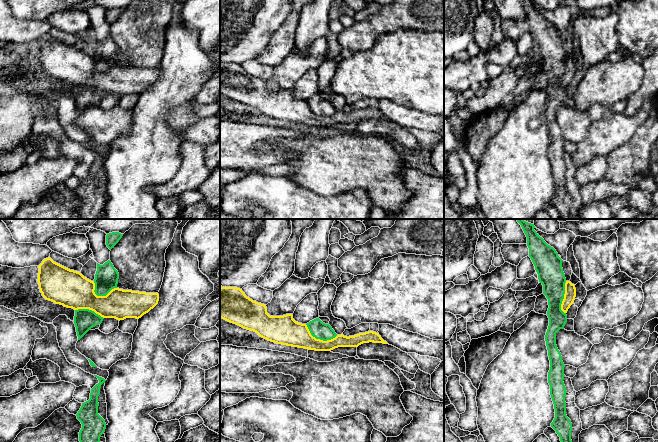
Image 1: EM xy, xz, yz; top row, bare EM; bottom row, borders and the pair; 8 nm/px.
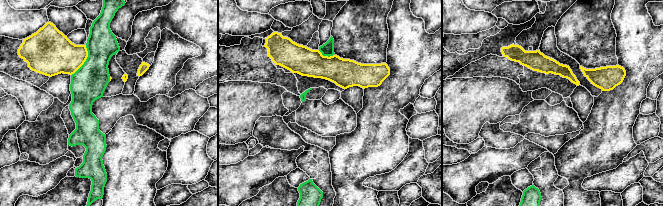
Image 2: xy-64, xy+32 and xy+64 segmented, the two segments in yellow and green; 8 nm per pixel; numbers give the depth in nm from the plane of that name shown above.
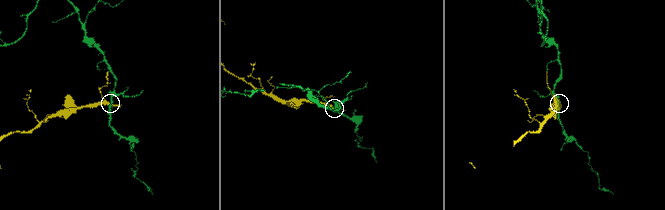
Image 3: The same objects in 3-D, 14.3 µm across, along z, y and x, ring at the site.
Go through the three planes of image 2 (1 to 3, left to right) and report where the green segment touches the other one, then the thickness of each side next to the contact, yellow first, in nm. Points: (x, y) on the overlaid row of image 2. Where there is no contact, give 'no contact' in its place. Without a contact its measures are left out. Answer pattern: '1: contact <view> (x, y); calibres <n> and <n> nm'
1: contact xy-64 (85, 60); calibres 320 and 280 nm
2: contact xy+32 (326, 56); calibres 240 and 110 nm
3: no contact

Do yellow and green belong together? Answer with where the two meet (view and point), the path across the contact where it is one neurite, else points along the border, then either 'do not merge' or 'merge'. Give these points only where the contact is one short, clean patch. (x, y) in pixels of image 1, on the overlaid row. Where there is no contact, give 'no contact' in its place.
xz (319, 339) | along xz (305, 324), (309, 332), (316, 338), (330, 340), (337, 335) | do not merge

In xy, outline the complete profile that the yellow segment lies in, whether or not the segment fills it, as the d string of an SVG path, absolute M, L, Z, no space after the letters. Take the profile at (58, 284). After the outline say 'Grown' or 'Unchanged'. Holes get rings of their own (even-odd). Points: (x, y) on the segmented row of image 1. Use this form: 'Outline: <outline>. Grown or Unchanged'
Outline: M50 257L38 266L38 284L42 296L55 304L74 310L89 309L103 318L141 318L159 301L158 293L146 293L119 288L106 296L97 296L95 283L80 272L70 270Z. Unchanged

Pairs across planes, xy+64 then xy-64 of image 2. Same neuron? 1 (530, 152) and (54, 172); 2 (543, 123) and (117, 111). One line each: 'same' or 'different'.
1: same
2: same

